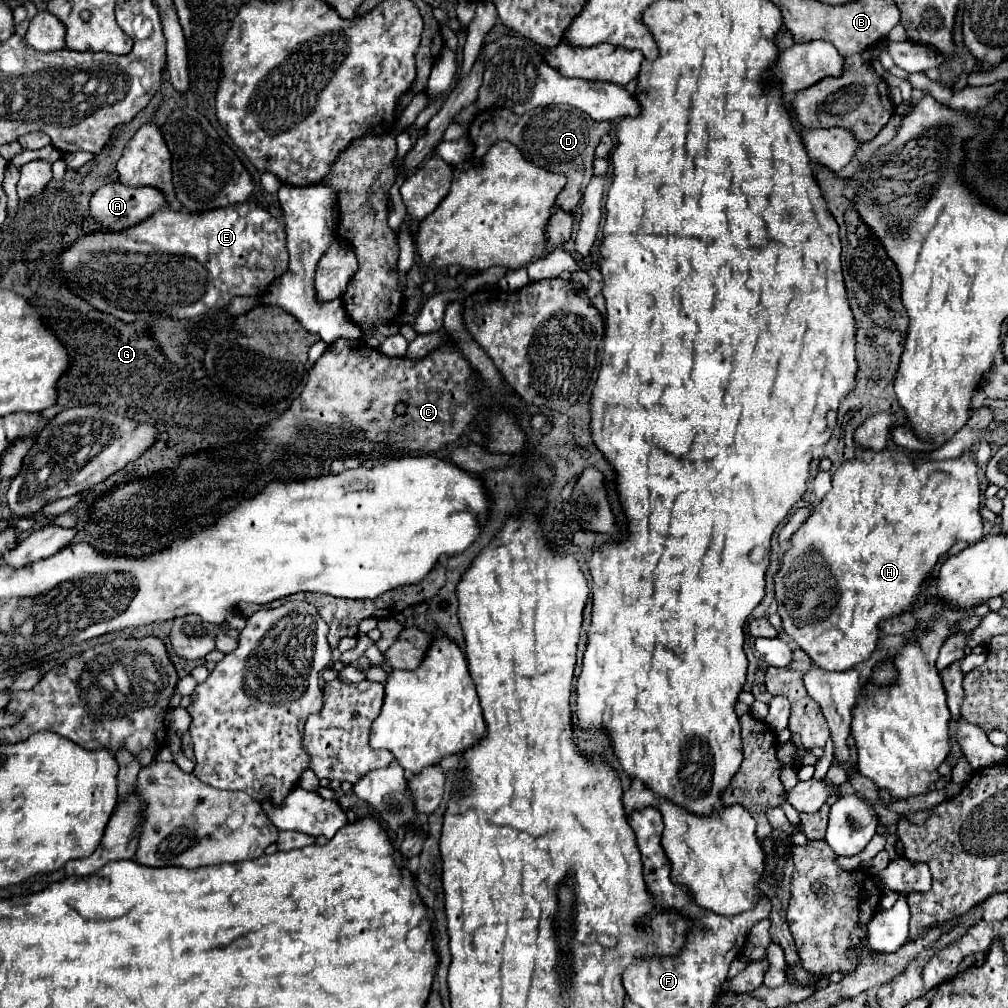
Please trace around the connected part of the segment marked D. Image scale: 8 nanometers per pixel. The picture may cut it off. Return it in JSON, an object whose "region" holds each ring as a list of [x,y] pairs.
{"region":[[[546,106],[526,112],[524,116],[514,116],[514,112],[504,108],[484,110],[470,124],[470,140],[474,142],[474,156],[482,158],[490,146],[498,140],[512,142],[526,160],[554,174],[566,176],[566,186],[556,198],[556,206],[574,214],[578,208],[582,194],[592,178],[592,162],[594,150],[604,134],[608,134],[610,122],[596,122],[588,114],[572,108],[572,106]]]}

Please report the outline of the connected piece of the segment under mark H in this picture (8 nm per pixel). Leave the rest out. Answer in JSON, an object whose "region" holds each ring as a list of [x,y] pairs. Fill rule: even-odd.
{"region":[[[866,450],[862,452],[862,456],[844,462],[836,470],[830,492],[822,498],[822,502],[816,506],[812,516],[794,534],[794,546],[782,558],[782,566],[774,576],[776,596],[778,596],[778,614],[782,616],[782,628],[812,658],[816,666],[824,670],[836,670],[836,672],[852,670],[858,662],[868,660],[872,652],[876,650],[876,642],[880,638],[880,622],[902,614],[914,602],[914,598],[920,594],[924,580],[928,580],[930,574],[934,572],[938,560],[944,554],[948,554],[948,550],[956,542],[978,542],[982,536],[984,536],[984,520],[980,516],[980,482],[976,474],[976,462],[972,460],[970,454],[966,454],[964,458],[956,458],[956,460],[916,460],[906,450],[896,450],[896,452]]]}

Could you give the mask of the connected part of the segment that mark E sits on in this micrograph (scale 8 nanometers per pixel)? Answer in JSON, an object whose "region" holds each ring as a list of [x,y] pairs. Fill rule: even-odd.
{"region":[[[248,200],[248,202],[242,202],[242,204],[234,204],[234,206],[226,206],[226,208],[218,208],[218,210],[206,210],[206,212],[198,212],[198,214],[188,212],[188,210],[162,208],[156,214],[152,214],[148,220],[144,220],[138,226],[132,226],[128,230],[122,230],[122,232],[100,230],[100,232],[94,232],[94,234],[88,234],[84,238],[80,238],[74,246],[70,246],[66,252],[62,252],[58,256],[58,262],[60,262],[60,268],[62,268],[62,280],[68,286],[72,286],[72,290],[76,294],[86,298],[94,308],[104,310],[104,312],[112,314],[114,318],[124,320],[124,316],[126,316],[124,312],[134,312],[134,316],[138,316],[138,314],[164,314],[164,316],[172,316],[172,318],[180,318],[180,320],[196,320],[212,308],[222,308],[234,296],[260,296],[260,294],[264,294],[266,288],[270,286],[270,282],[286,272],[286,268],[288,268],[288,250],[286,250],[286,232],[284,232],[284,228],[258,202]]]}

